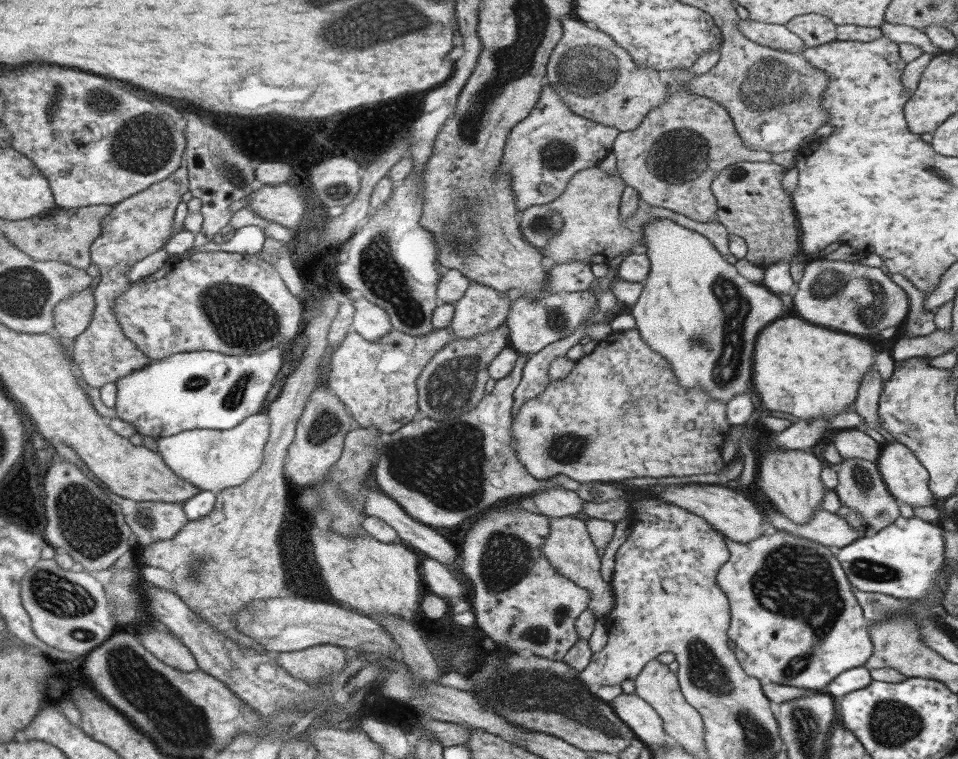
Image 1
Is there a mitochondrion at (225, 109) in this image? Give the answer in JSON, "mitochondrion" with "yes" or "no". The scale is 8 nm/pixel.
{"mitochondrion":"no"}

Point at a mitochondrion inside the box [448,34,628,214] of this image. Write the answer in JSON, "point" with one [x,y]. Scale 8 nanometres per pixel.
{"point":[588,70]}

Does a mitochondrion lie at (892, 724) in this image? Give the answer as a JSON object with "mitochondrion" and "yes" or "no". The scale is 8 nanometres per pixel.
{"mitochondrion":"yes"}

